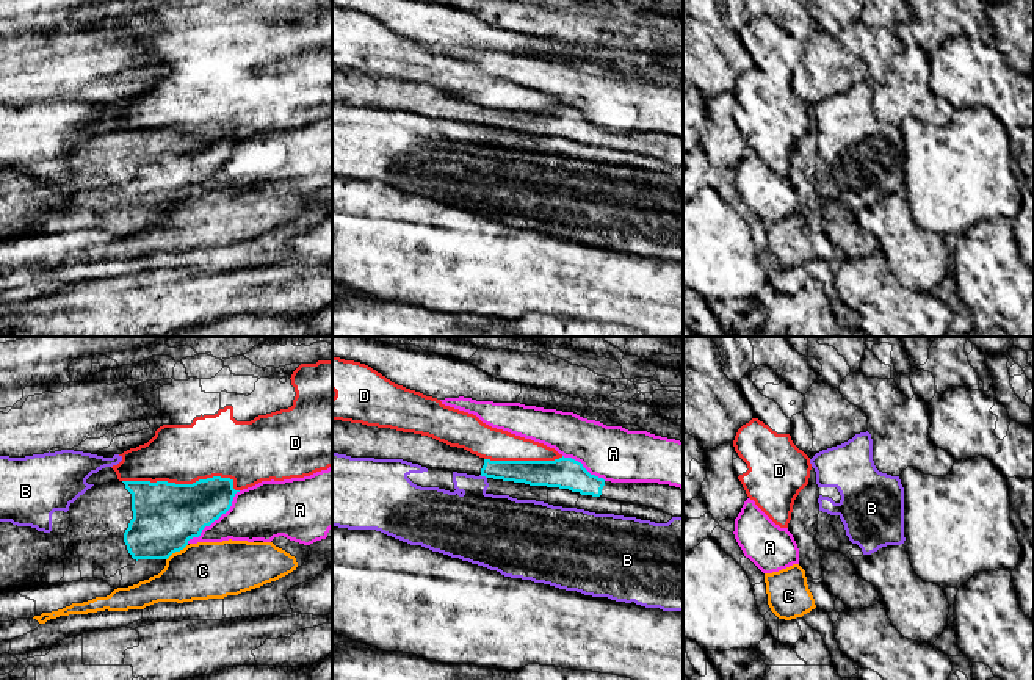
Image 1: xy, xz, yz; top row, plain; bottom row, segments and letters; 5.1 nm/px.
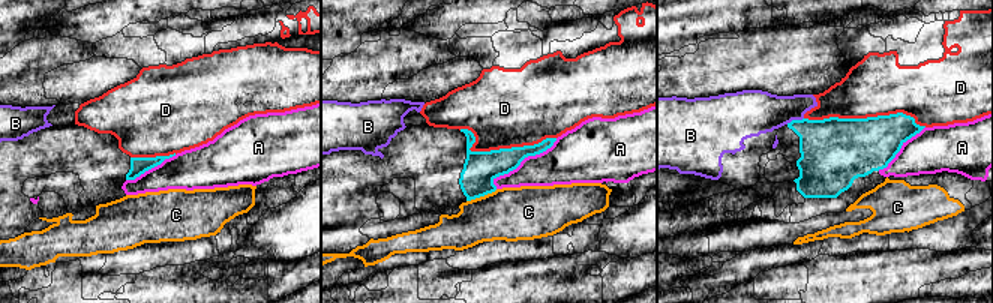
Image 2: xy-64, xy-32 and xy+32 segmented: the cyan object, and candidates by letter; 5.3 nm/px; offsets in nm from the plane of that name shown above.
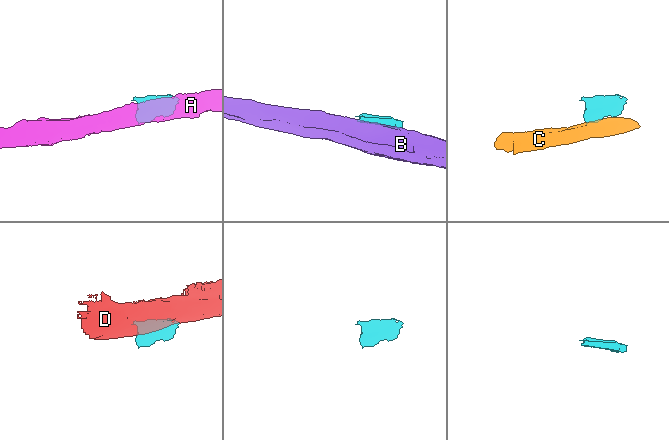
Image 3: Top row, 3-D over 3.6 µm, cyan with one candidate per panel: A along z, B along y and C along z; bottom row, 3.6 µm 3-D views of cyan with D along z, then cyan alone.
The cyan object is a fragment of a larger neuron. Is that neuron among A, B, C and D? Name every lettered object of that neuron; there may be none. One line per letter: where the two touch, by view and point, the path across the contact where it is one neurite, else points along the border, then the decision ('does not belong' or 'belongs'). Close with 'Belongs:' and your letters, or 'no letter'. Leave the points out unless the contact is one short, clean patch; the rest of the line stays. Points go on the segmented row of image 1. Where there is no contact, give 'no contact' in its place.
A: contact xy (216, 519); does not belong
B: contact xz (483, 475); does not belong
C: contact xy (176, 550); border xy (187, 544), (166, 560); does not belong
D: contact xy (184, 484); does not belong
Belongs: no letter

